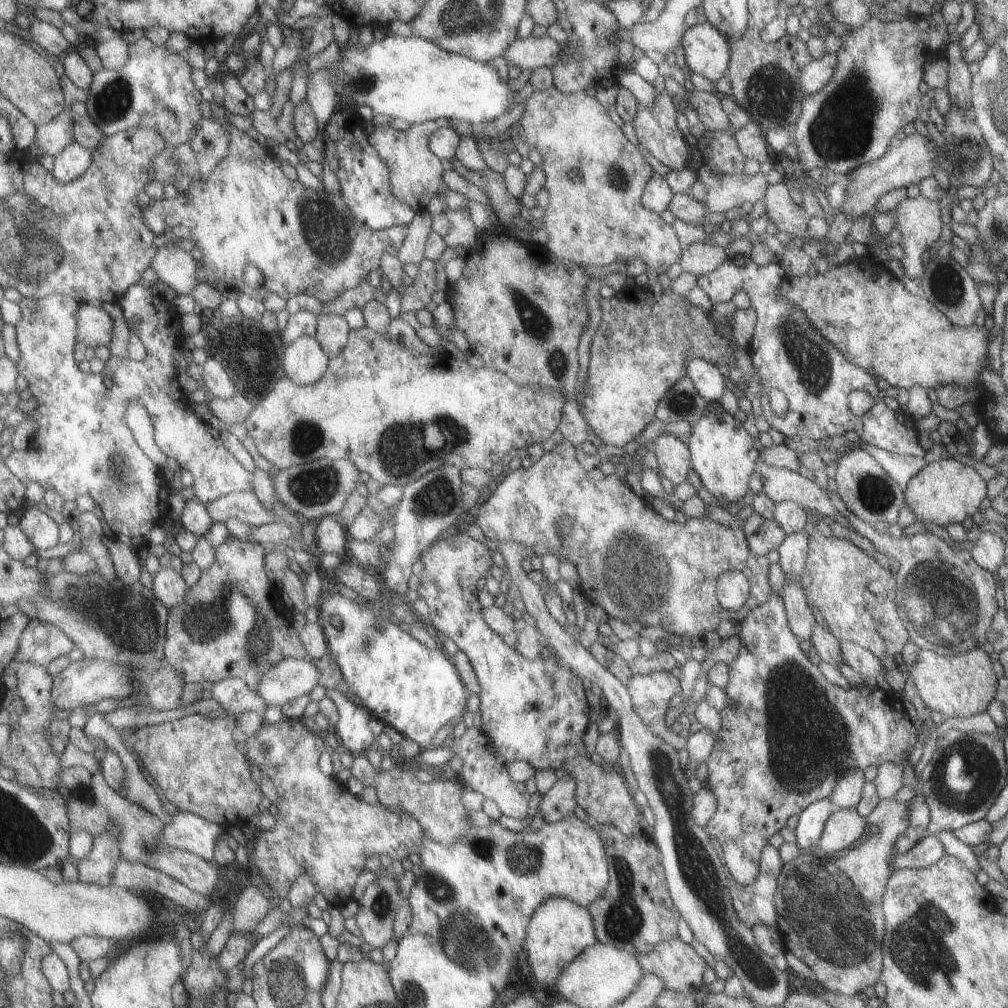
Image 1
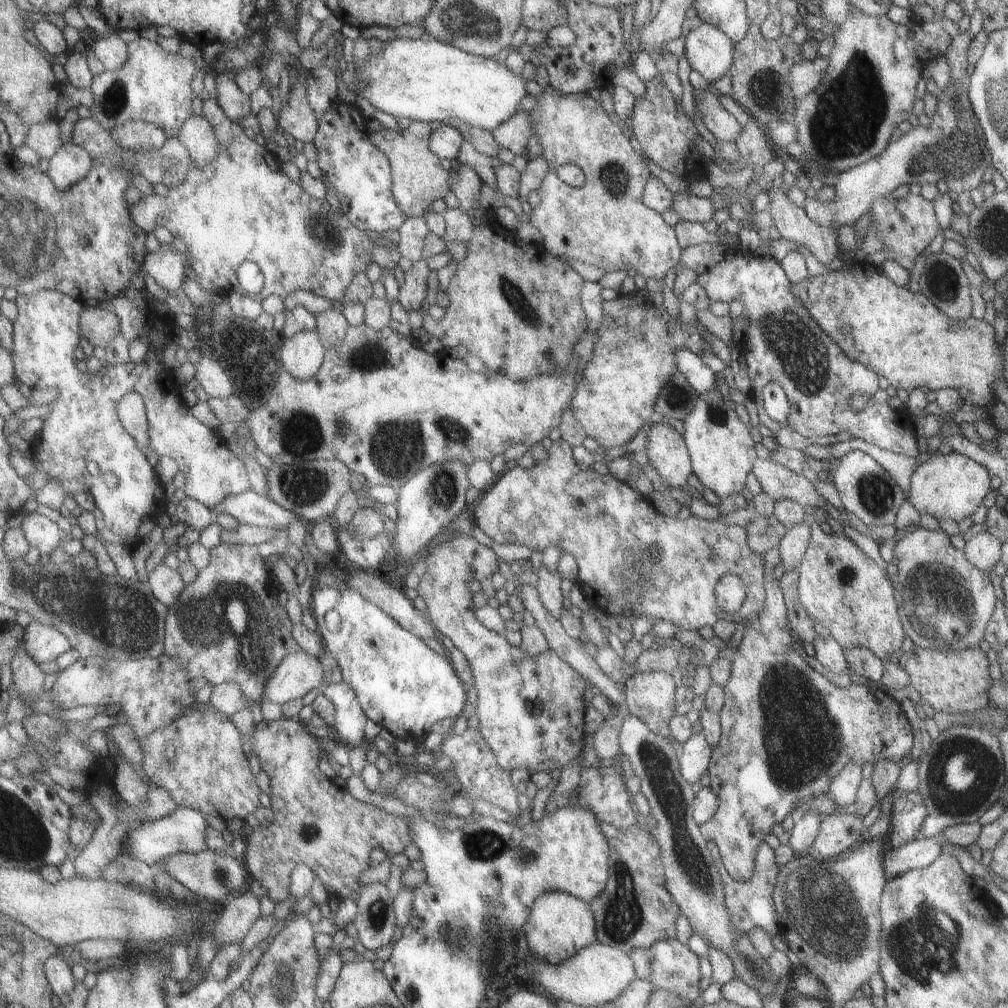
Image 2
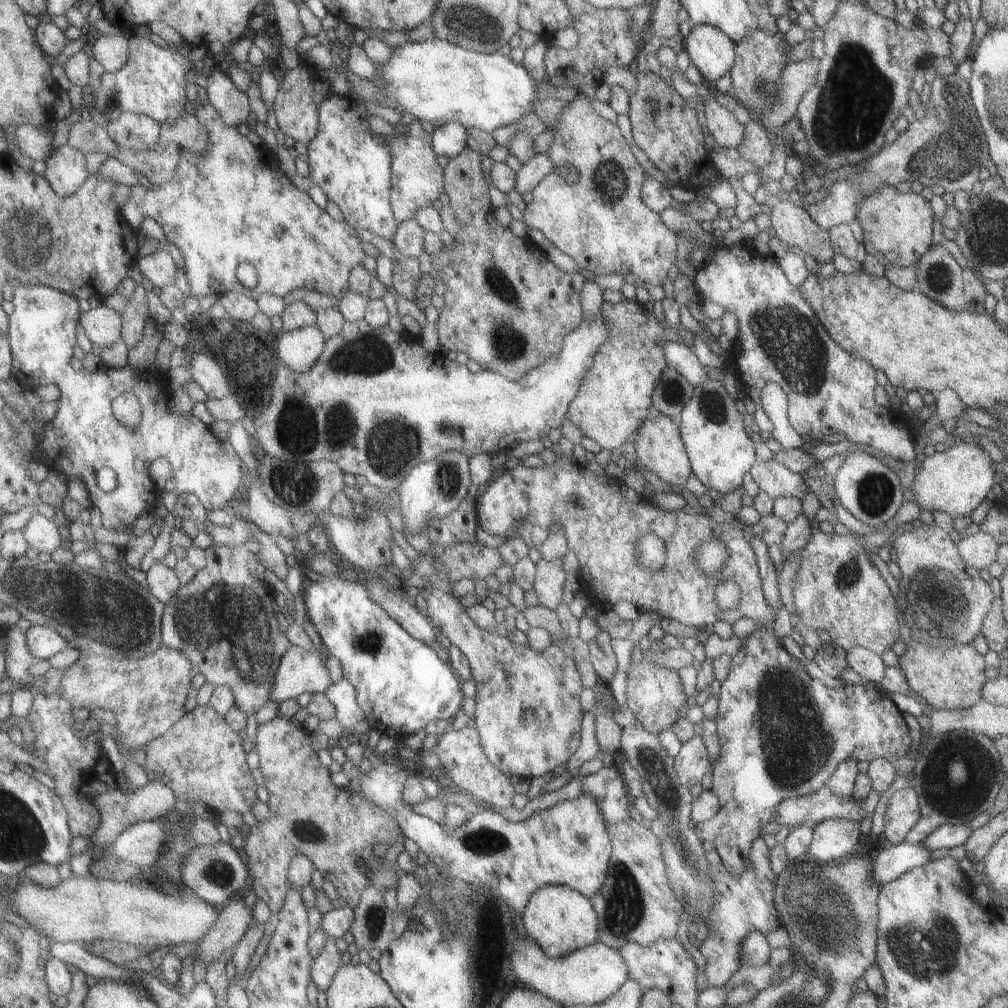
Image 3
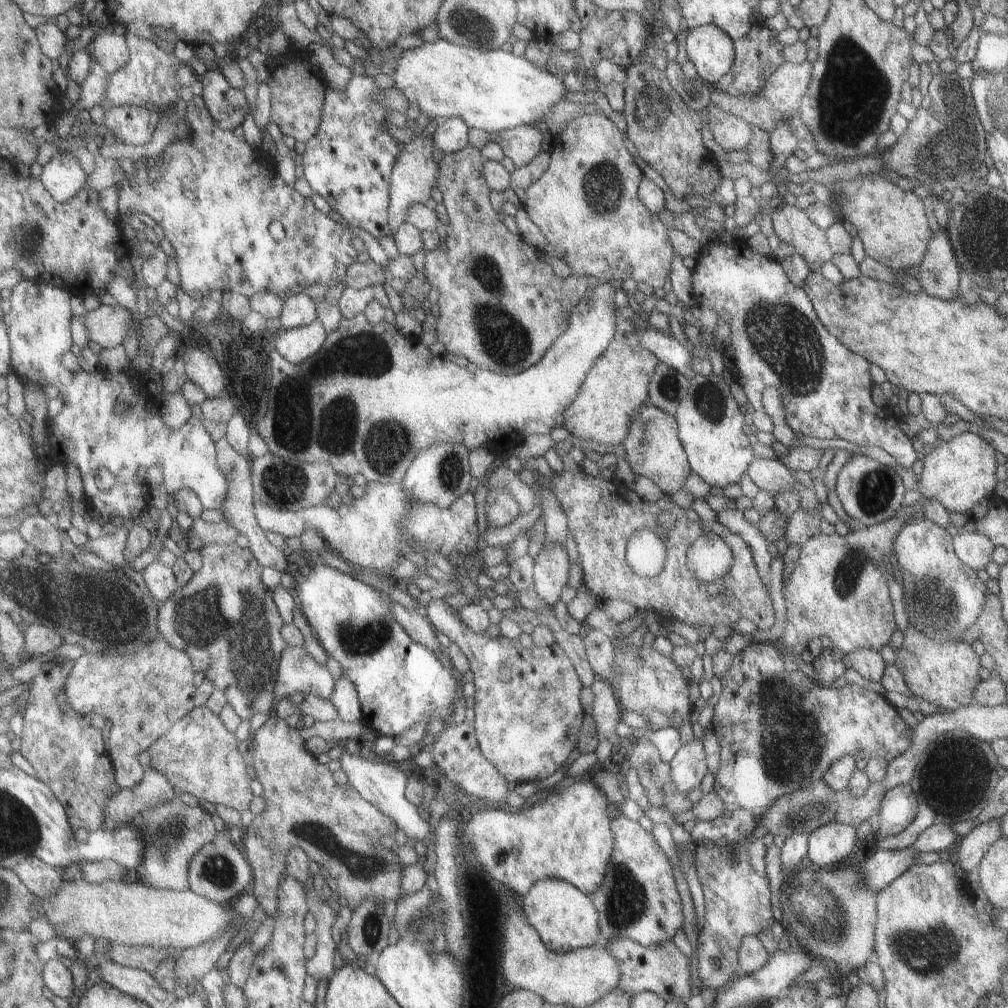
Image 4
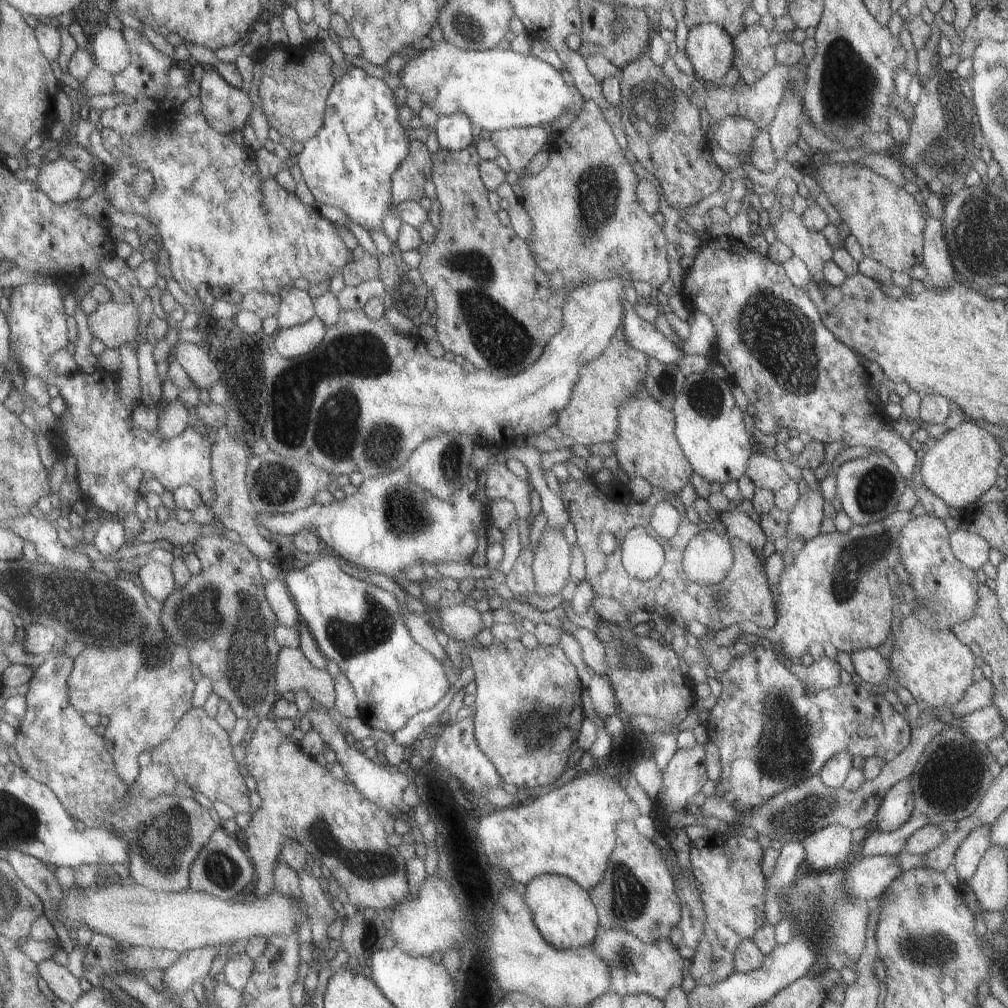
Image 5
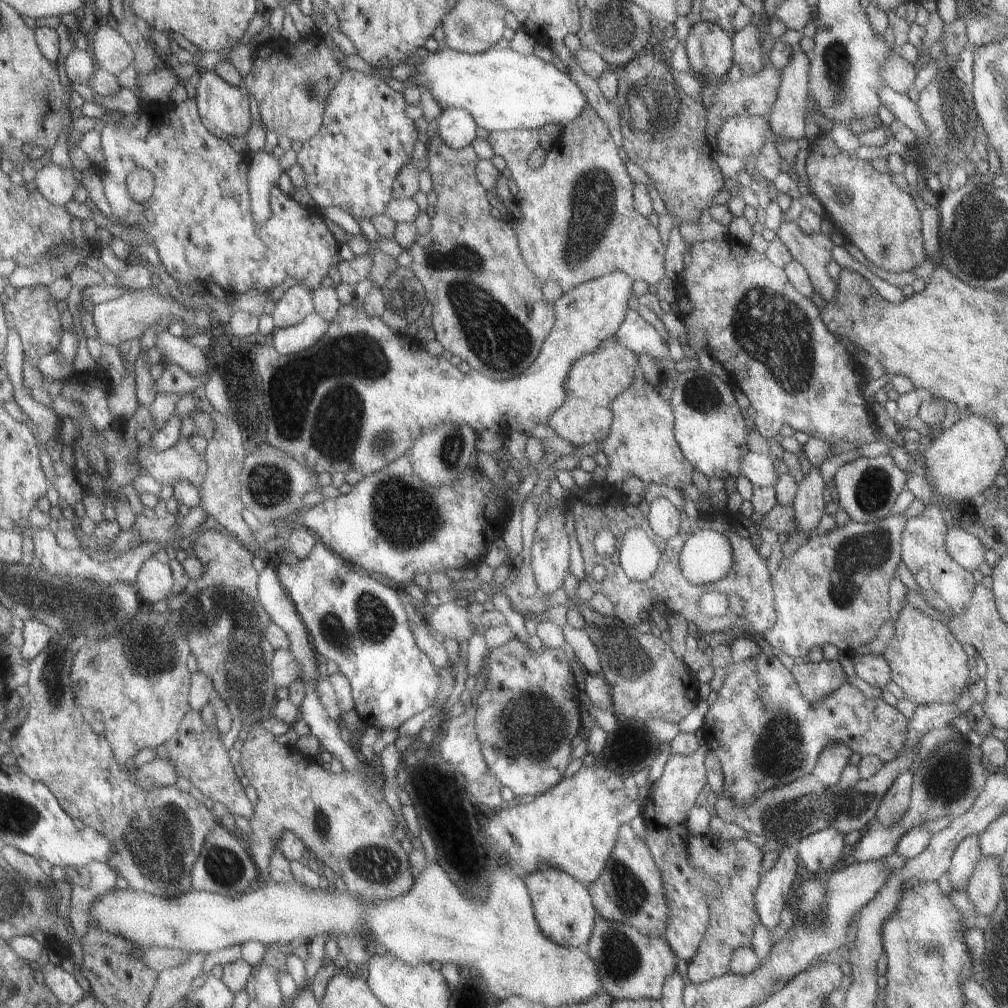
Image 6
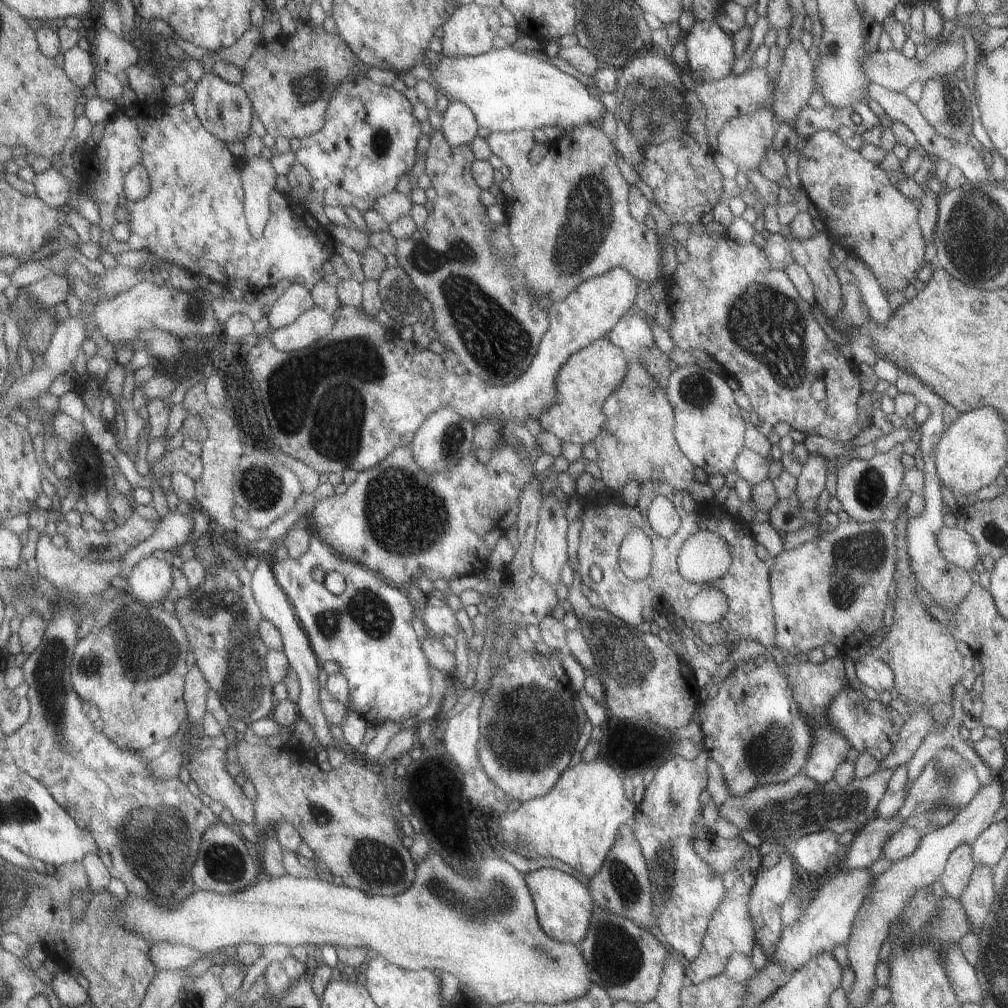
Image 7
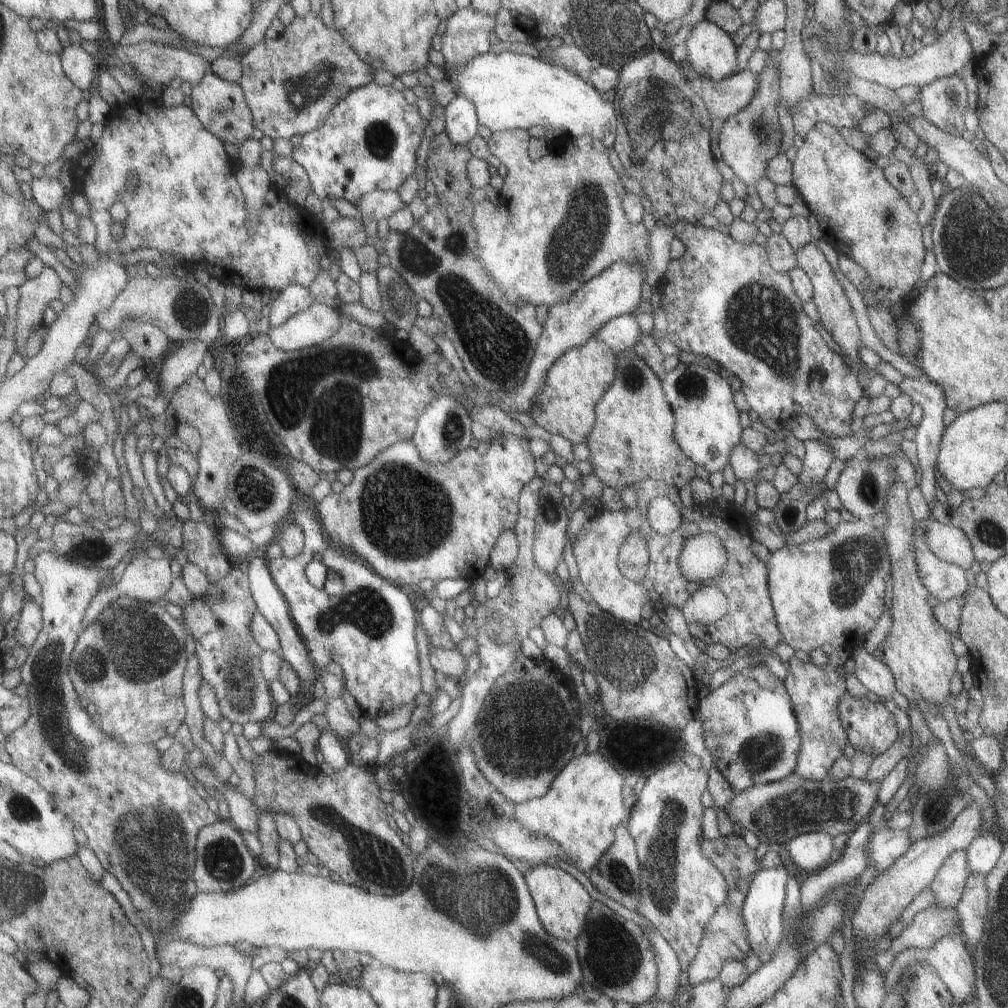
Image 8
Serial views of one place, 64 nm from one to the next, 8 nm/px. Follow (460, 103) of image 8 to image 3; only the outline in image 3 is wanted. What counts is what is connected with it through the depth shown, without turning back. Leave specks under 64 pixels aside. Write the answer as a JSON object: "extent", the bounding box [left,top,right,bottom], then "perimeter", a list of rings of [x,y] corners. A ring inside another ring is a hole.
{"extent":[434,121,469,159],"perimeter":[[[452,121],[435,129],[434,150],[450,159],[462,154],[469,147],[469,128],[464,123]]]}

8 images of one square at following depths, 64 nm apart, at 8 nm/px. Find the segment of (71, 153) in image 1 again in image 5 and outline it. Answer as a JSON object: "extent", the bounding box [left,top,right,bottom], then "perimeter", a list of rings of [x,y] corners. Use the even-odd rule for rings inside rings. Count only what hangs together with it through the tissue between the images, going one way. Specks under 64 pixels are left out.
{"extent":[36,155,88,205],"perimeter":[[[70,155],[51,156],[43,164],[36,184],[47,192],[54,202],[63,205],[81,196],[88,177],[74,164]]]}

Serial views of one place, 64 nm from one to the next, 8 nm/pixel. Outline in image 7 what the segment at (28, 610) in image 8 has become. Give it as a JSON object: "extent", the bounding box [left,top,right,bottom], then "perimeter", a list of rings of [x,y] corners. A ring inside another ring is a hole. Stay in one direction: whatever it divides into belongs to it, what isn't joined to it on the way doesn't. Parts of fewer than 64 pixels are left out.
{"extent":[16,613,49,666],"perimeter":[[[32,613],[23,618],[23,624],[19,631],[22,645],[22,654],[16,656],[16,666],[23,666],[25,662],[40,648],[48,632],[49,622],[40,613]]]}

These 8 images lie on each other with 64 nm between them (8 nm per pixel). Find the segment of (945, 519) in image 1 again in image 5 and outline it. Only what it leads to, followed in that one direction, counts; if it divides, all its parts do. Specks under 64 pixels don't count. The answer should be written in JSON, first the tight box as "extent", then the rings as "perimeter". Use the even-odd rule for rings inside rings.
{"extent":[918,419,1003,513],"perimeter":[[[966,419],[925,452],[920,458],[922,467],[918,476],[923,485],[949,507],[967,513],[971,505],[996,484],[1003,454],[998,438]]]}

